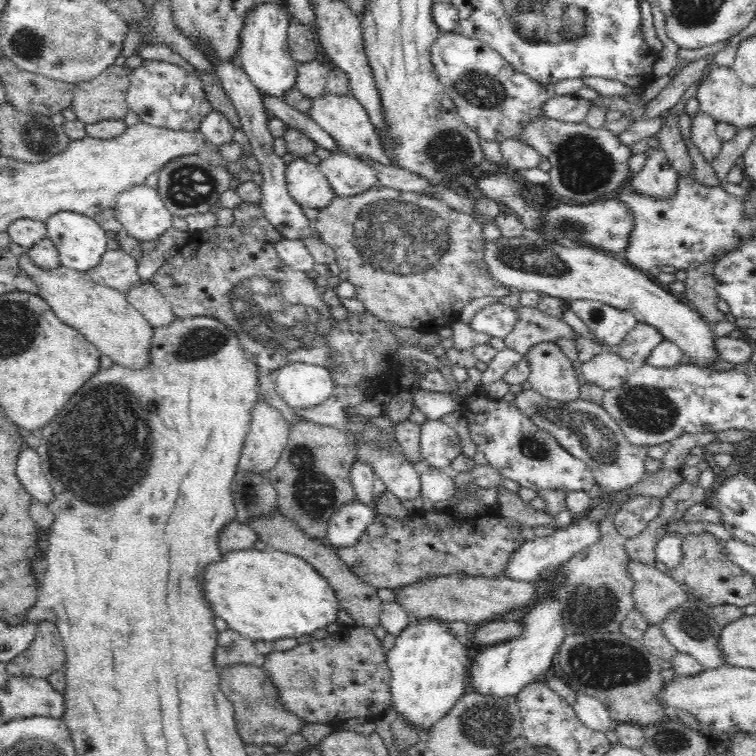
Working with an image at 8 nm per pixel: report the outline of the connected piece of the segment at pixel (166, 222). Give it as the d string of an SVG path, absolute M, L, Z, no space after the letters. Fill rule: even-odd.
M134 184L120 192L114 210L124 230L140 242L156 240L172 228L174 216L168 212L158 190L148 188L146 184Z

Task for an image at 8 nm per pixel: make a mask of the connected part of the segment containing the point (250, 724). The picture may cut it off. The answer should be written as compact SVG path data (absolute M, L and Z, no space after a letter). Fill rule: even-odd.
M258 664L256 666L224 668L220 672L220 690L228 698L228 702L232 704L232 708L236 712L238 732L246 744L254 744L254 746L272 744L272 746L284 748L286 738L290 734L298 732L302 726L306 726L306 722L302 722L296 714L286 712L284 706L280 706L272 678L268 678L268 674Z

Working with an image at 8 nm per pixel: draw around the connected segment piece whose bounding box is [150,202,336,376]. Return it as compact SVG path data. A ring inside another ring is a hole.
M240 202L236 208L236 224L230 228L212 226L190 234L188 242L170 254L150 284L154 284L166 302L172 304L176 318L210 316L222 324L228 324L238 336L240 348L246 352L246 356L252 356L252 362L258 366L258 370L270 372L272 376L288 364L316 364L330 370L336 362L334 348L328 344L328 336L336 324L330 310L332 306L324 302L324 294L314 282L316 278L284 264L276 252L276 244L280 240L282 236L264 218L260 204Z

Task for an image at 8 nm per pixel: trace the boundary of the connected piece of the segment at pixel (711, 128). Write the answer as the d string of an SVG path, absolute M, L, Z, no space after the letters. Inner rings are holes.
M698 114L696 120L692 120L692 142L704 156L706 164L716 164L722 156L722 140L718 138L716 132L716 120L708 114Z

